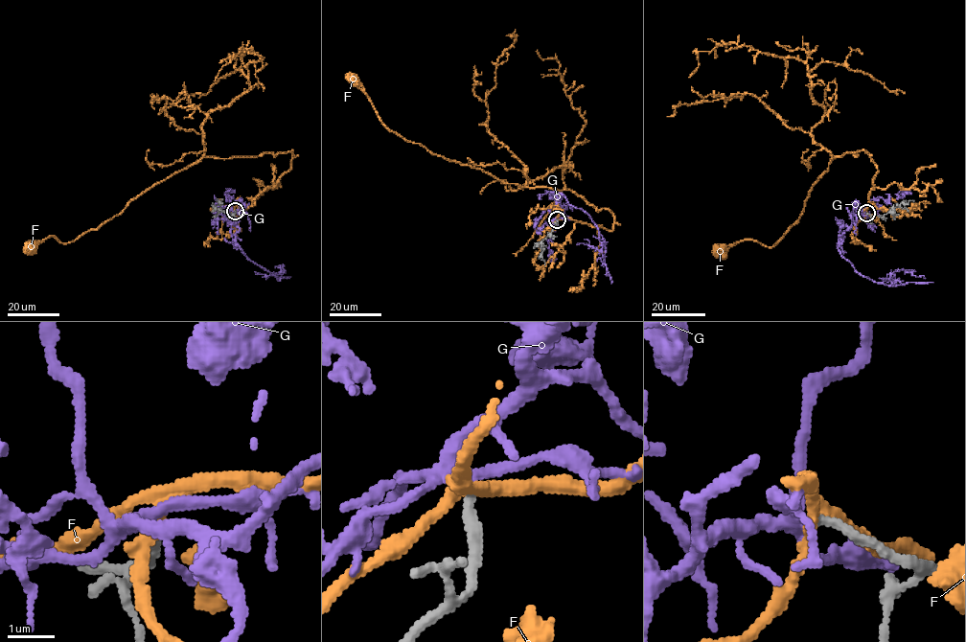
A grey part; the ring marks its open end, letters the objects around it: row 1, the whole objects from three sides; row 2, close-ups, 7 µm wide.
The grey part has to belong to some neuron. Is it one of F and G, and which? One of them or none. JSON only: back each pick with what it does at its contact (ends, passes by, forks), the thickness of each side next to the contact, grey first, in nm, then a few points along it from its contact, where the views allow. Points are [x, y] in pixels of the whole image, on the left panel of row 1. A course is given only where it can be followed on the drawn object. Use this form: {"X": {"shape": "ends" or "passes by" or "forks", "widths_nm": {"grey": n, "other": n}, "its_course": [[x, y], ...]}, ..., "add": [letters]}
{"G": {"shape": "forks", "widths_nm": {"grey": 200, "other": 240}, "its_course": [[235, 211], [240, 216], [235, 241], [240, 249], [279, 280], [282, 265], [285, 272]]}, "add": ["G"]}

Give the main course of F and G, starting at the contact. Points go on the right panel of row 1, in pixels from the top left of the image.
F: (866, 213), (876, 165), (863, 150), (845, 152), (831, 158), (798, 219), (770, 247), (743, 240), (720, 252)
G: (866, 213), (839, 238), (840, 253), (855, 270), (876, 282), (892, 285), (889, 276), (897, 270), (925, 278)

